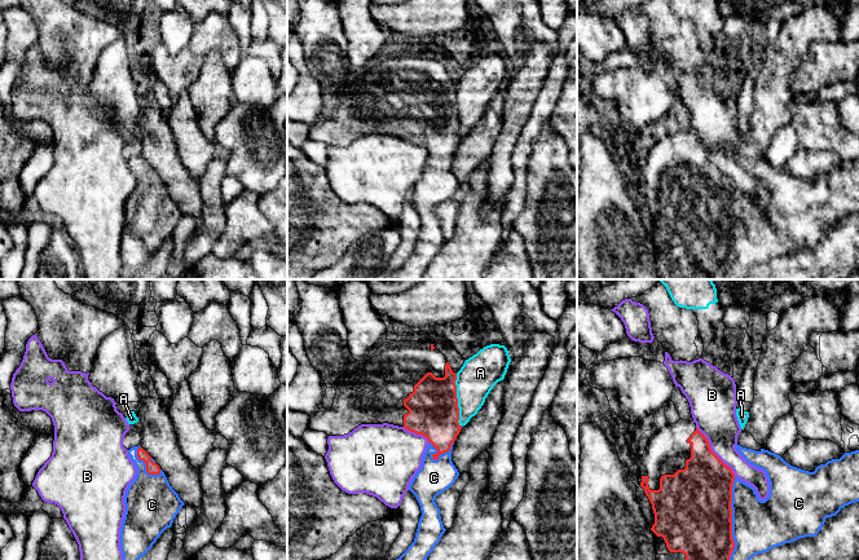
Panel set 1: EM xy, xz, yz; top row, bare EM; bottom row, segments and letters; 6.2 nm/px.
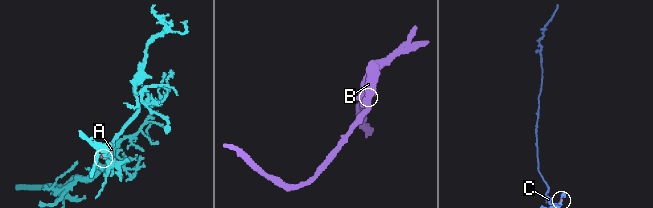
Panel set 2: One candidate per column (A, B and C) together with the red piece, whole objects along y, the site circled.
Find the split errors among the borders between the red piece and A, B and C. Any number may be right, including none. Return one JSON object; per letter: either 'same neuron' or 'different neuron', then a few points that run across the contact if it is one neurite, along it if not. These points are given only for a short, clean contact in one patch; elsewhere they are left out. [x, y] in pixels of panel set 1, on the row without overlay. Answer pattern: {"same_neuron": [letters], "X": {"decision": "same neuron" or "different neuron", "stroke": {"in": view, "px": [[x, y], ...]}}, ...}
{"same_neuron": ["C"], "A": {"decision": "different neuron"}, "B": {"decision": "different neuron"}, "C": {"decision": "same neuron"}}

